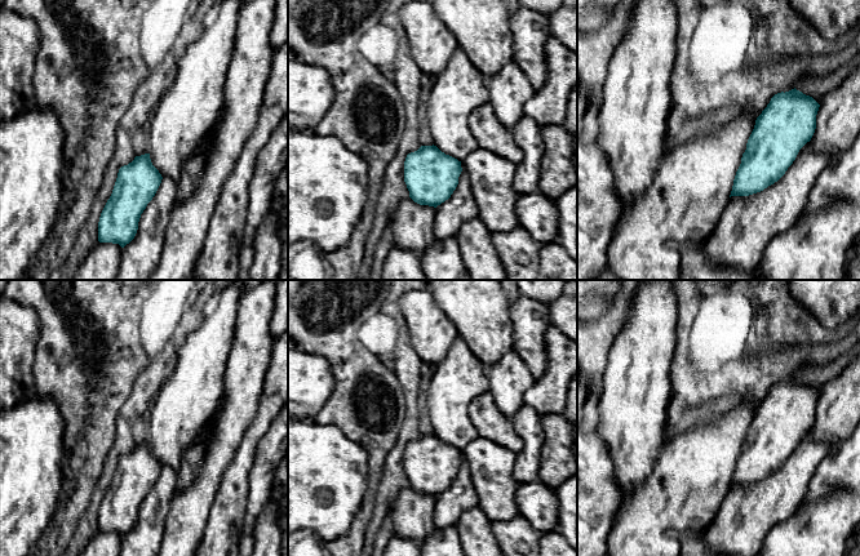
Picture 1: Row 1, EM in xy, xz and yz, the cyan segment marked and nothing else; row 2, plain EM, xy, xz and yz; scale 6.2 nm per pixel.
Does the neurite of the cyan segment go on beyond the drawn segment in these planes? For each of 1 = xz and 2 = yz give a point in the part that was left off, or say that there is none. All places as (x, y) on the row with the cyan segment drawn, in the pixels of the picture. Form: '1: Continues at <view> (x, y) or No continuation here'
1: No continuation here
2: No continuation here

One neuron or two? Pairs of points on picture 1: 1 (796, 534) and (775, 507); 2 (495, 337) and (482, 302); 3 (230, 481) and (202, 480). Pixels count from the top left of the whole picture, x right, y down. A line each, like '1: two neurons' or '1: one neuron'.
1: two neurons
2: one neuron
3: two neurons

